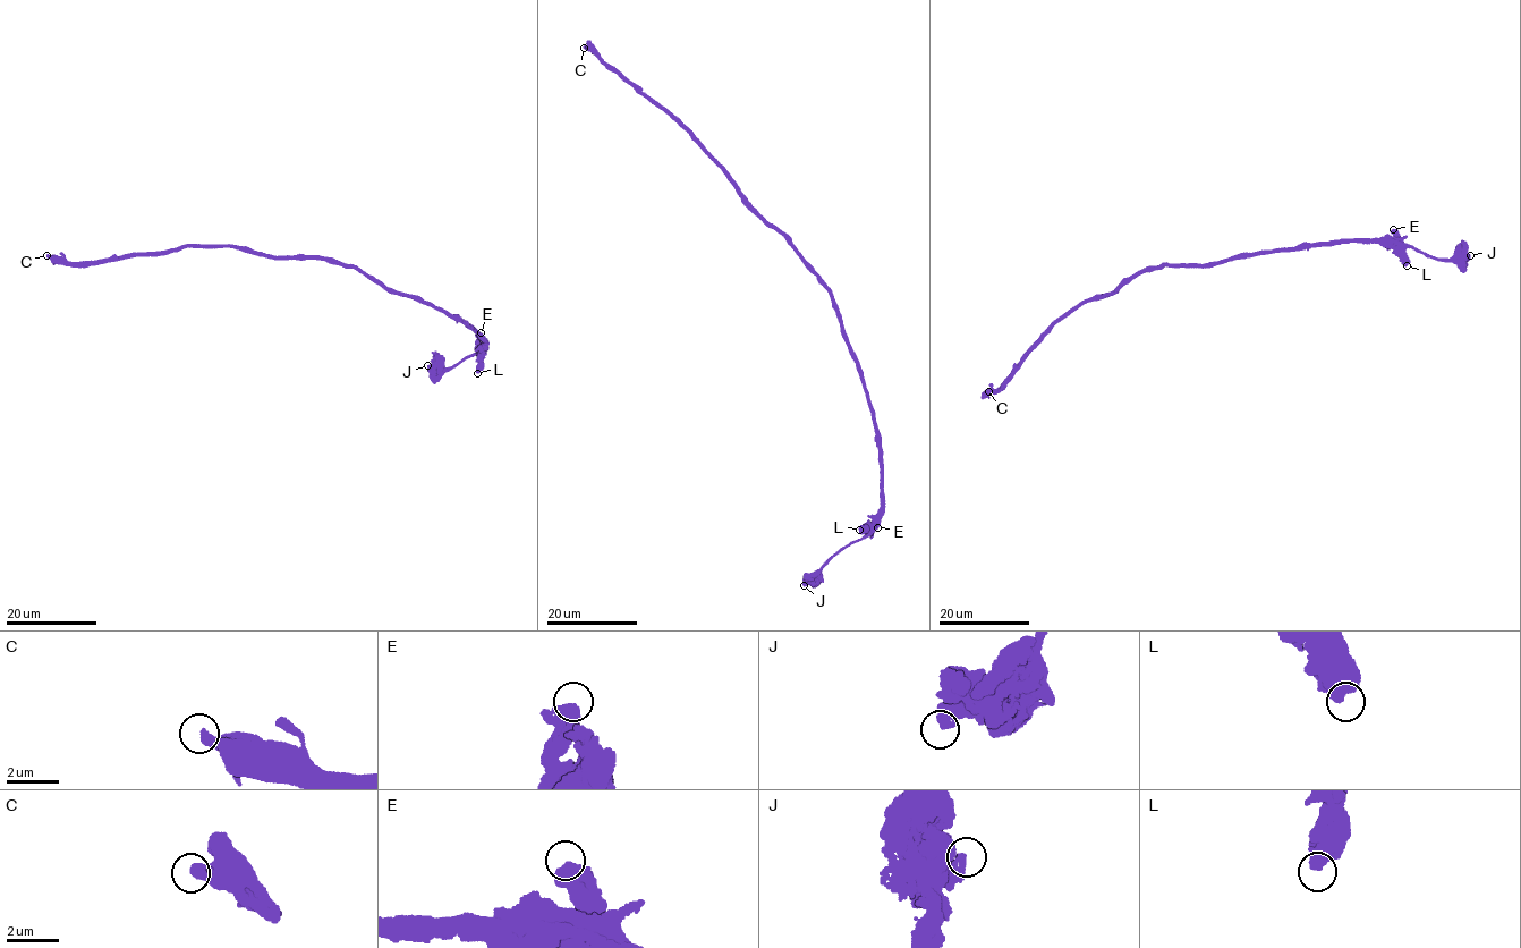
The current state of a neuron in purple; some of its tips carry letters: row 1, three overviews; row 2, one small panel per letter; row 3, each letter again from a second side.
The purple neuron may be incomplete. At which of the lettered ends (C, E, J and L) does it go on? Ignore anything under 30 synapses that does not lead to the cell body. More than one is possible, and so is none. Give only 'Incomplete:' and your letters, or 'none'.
Incomplete: none

